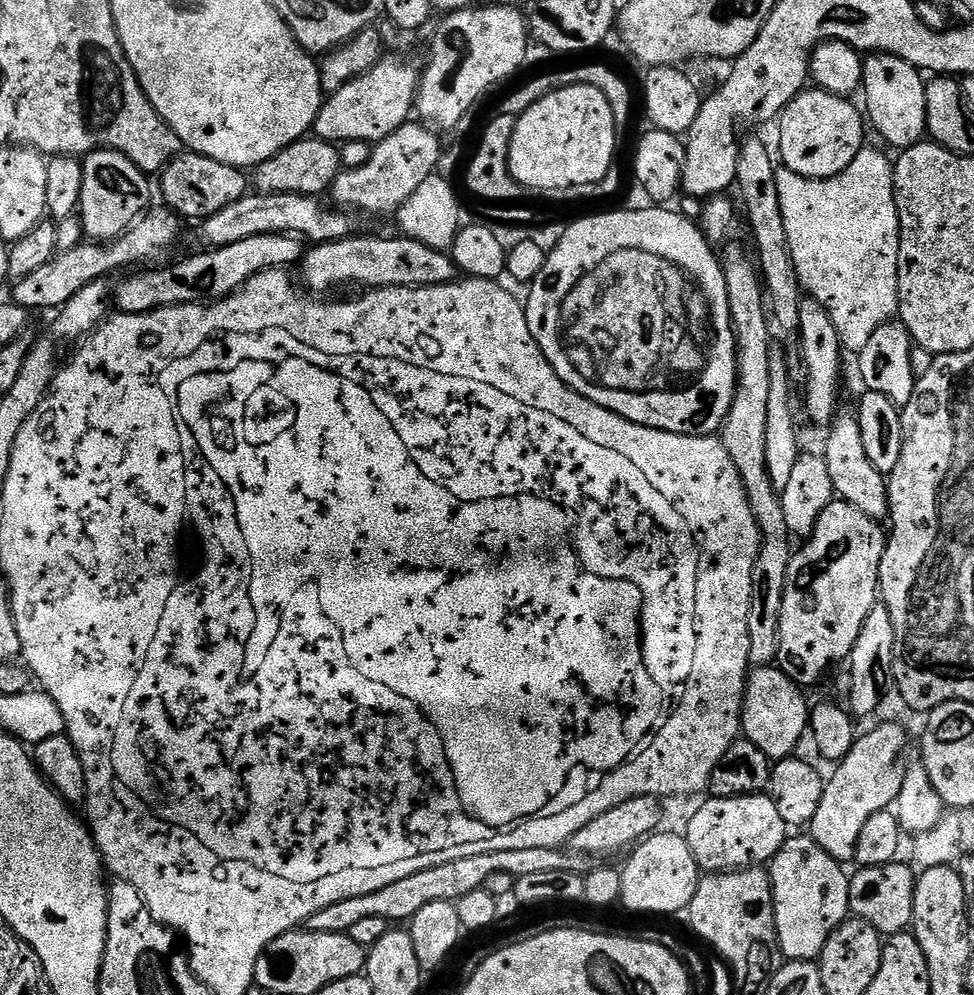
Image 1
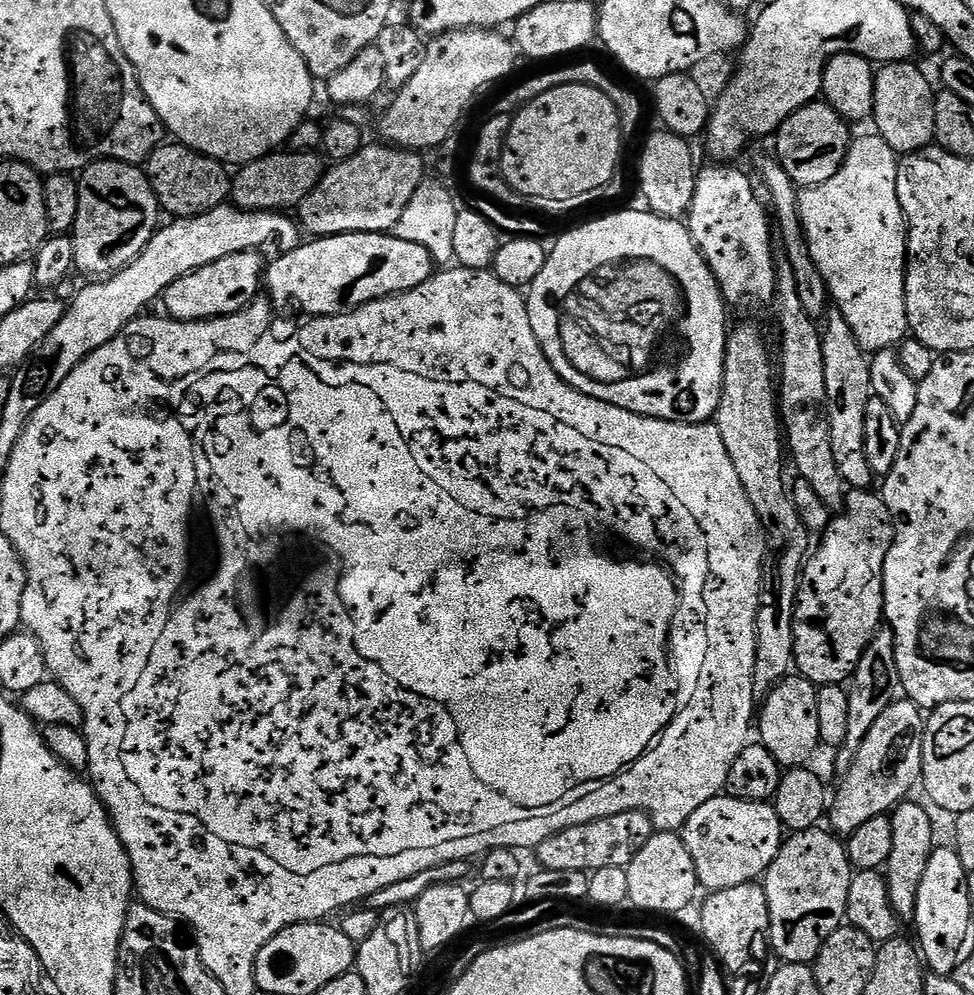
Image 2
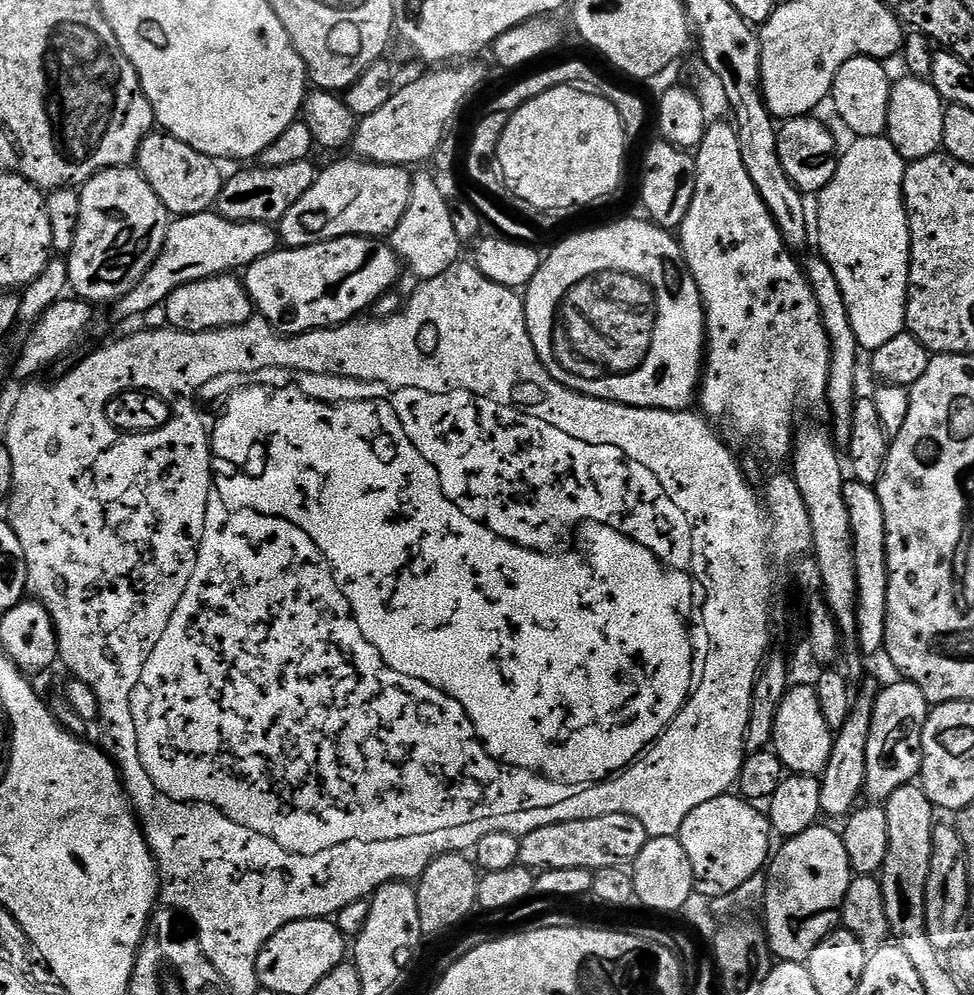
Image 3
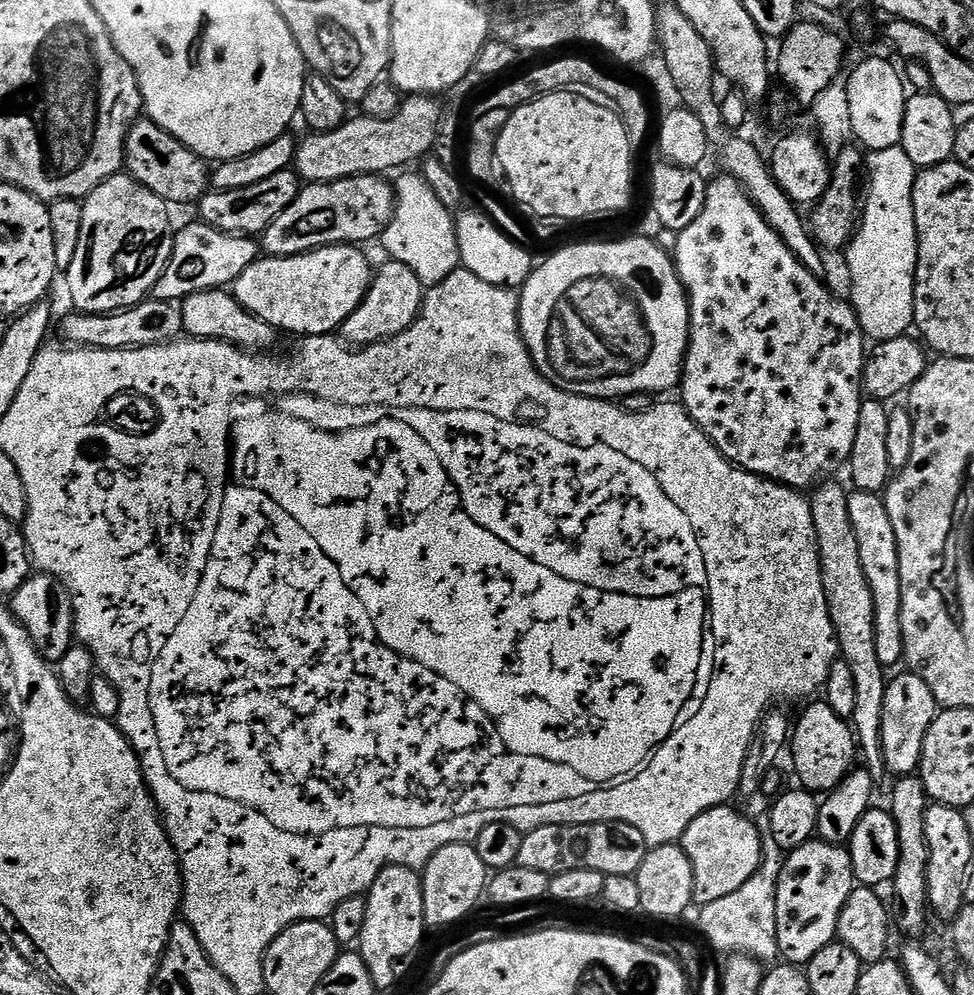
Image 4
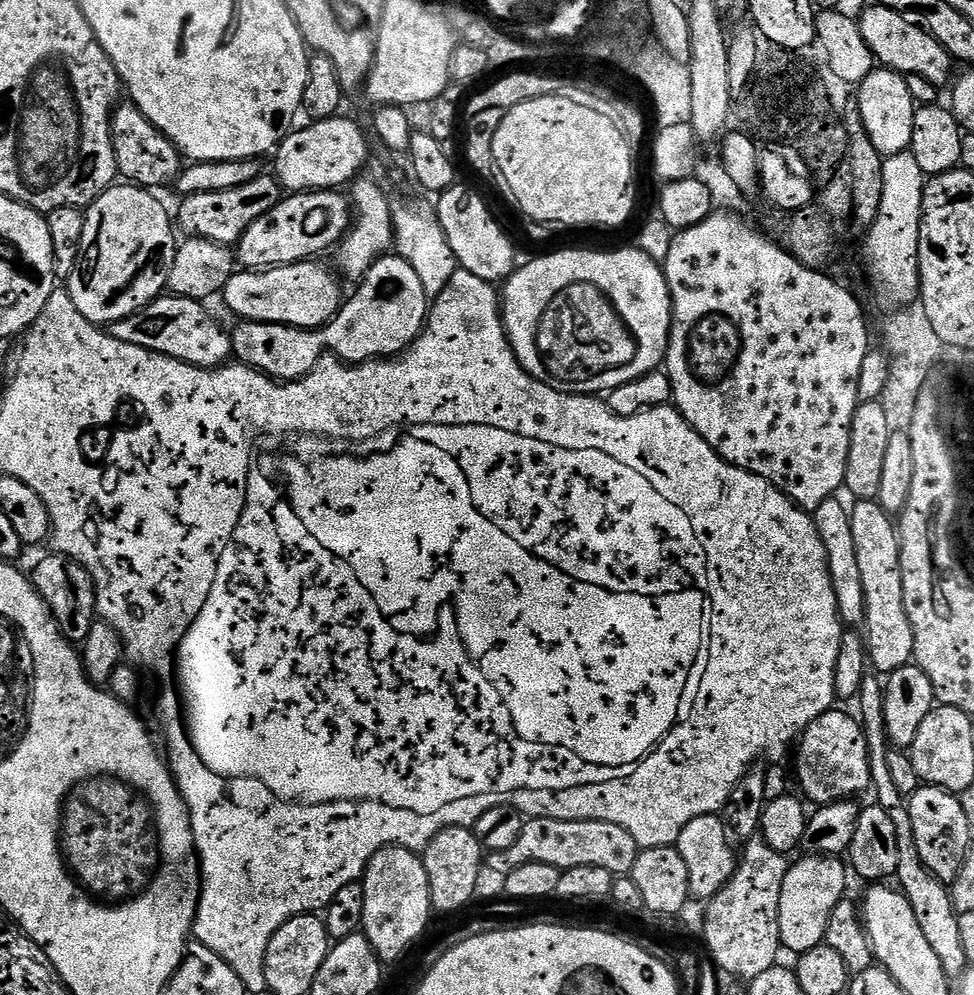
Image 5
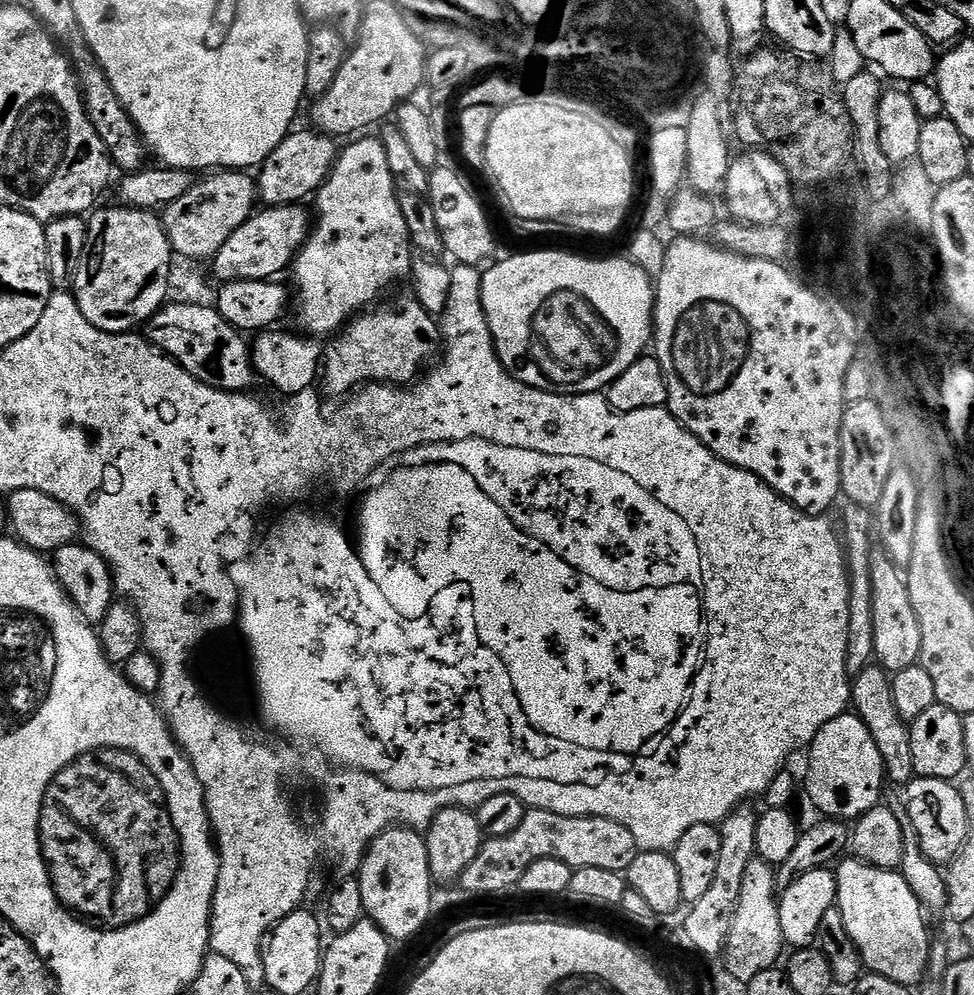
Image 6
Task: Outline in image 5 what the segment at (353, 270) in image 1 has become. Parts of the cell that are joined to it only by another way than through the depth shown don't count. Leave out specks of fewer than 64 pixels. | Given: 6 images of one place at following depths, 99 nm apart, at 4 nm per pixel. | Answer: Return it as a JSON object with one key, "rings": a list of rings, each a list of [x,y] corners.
{"rings":[[[311,260],[270,269],[238,270],[233,273],[230,282],[226,282],[222,293],[224,304],[240,320],[274,322],[295,328],[319,330],[336,317],[336,311],[342,303],[342,295],[340,296],[341,277],[339,275],[333,276],[330,269],[318,263],[320,262]]]}

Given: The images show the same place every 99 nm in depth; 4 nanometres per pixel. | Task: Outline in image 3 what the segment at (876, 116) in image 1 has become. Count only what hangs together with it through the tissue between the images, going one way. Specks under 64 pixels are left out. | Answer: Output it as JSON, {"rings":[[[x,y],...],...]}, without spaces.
{"rings":[[[907,74],[901,76],[901,80],[897,79],[892,85],[888,107],[887,138],[894,146],[894,150],[898,150],[898,154],[906,162],[935,156],[944,147],[942,122],[946,102],[928,80],[920,80],[916,76]]]}

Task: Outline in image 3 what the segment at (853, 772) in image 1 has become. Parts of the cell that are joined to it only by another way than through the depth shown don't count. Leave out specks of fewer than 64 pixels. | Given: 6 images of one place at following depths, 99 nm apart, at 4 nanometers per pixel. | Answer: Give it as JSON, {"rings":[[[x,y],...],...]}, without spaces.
{"rings":[[[906,679],[899,683],[879,689],[876,709],[872,711],[870,738],[866,742],[864,787],[867,795],[872,795],[876,802],[887,800],[898,786],[913,783],[919,777],[922,766],[922,730],[928,721],[930,705],[916,684]]]}

